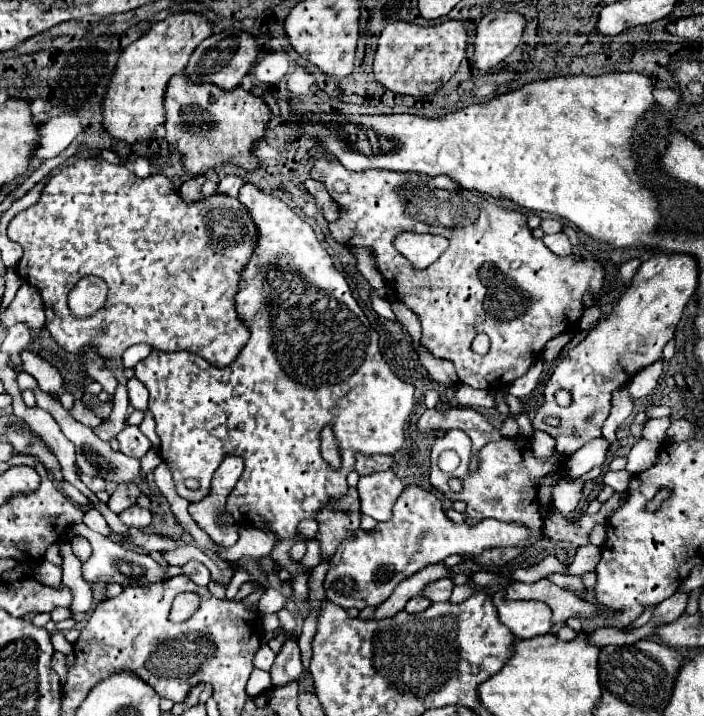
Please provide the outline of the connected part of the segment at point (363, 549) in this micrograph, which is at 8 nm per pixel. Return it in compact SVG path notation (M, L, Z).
M409 484L393 506L391 520L377 524L379 530L357 530L331 560L331 570L325 576L323 588L325 596L349 610L363 610L367 606L379 606L385 602L397 584L407 576L413 576L429 564L443 562L451 554L471 554L479 556L489 548L523 546L533 538L531 528L519 522L499 522L493 518L483 518L479 524L455 524L435 492L429 492L417 484Z

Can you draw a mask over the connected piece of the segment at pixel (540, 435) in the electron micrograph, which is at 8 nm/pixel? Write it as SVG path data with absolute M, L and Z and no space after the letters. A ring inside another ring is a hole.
M537 430L531 438L531 450L535 454L535 458L539 460L547 460L555 454L555 438L549 436L547 432L541 432Z

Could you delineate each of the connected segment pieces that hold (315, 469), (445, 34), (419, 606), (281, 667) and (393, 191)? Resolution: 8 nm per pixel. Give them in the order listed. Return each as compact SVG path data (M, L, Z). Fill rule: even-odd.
M243 184L237 198L249 208L259 228L259 246L245 266L237 294L239 316L251 330L249 342L227 368L215 368L197 356L187 356L187 352L165 354L151 350L133 370L135 378L149 390L149 412L155 418L157 436L161 438L159 452L173 472L181 498L201 502L211 492L211 478L223 456L235 454L243 458L245 470L227 496L225 508L237 526L251 526L277 536L277 544L269 556L281 570L291 572L291 594L305 620L313 612L309 598L311 572L289 556L293 544L305 542L297 526L305 518L315 518L329 500L345 496L349 490L347 474L355 470L357 454L395 454L405 446L405 424L415 408L415 386L399 380L383 360L377 332L353 298L347 280L335 270L331 256L319 244L313 228L287 202L263 192L255 184ZM325 426L333 426L341 456L339 468L333 468L321 458L321 430ZM187 478L195 478L199 488L189 490L185 486Z
M397 20L385 26L381 32L373 62L375 80L395 94L425 98L457 72L467 52L467 38L465 20L445 20L437 26L417 26L405 20Z
M415 596L415 598L411 598L411 600L407 602L405 610L407 610L409 614L417 614L417 612L423 612L425 608L429 608L429 606L431 606L431 600L429 600L429 598L425 598L425 596Z
M291 634L285 638L285 642L275 658L275 664L271 668L273 686L281 686L281 684L287 684L289 680L297 680L299 674L303 672L301 650L299 650L297 640L299 640L297 634Z
M315 160L311 170L315 180L327 186L331 198L339 204L339 220L329 224L331 236L345 246L369 246L377 256L377 268L383 278L401 296L401 302L421 318L423 346L437 358L451 360L455 372L463 384L481 388L487 392L501 390L501 386L511 384L521 378L531 364L541 356L545 344L565 332L573 332L583 316L583 296L599 296L605 284L605 268L595 258L575 258L553 254L543 240L531 236L523 212L499 206L489 196L469 196L467 190L459 188L445 176L421 176L421 174L401 174L389 170L365 170L351 172L343 168L337 160ZM399 232L433 232L449 238L449 248L433 262L429 268L417 270L413 264L397 252L393 240ZM485 332L491 338L491 348L485 356L471 350L475 334Z

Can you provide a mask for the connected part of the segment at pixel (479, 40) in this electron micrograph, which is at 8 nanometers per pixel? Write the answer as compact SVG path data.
M493 10L483 16L475 36L475 66L479 70L491 70L505 60L519 46L525 26L525 16L515 10Z

